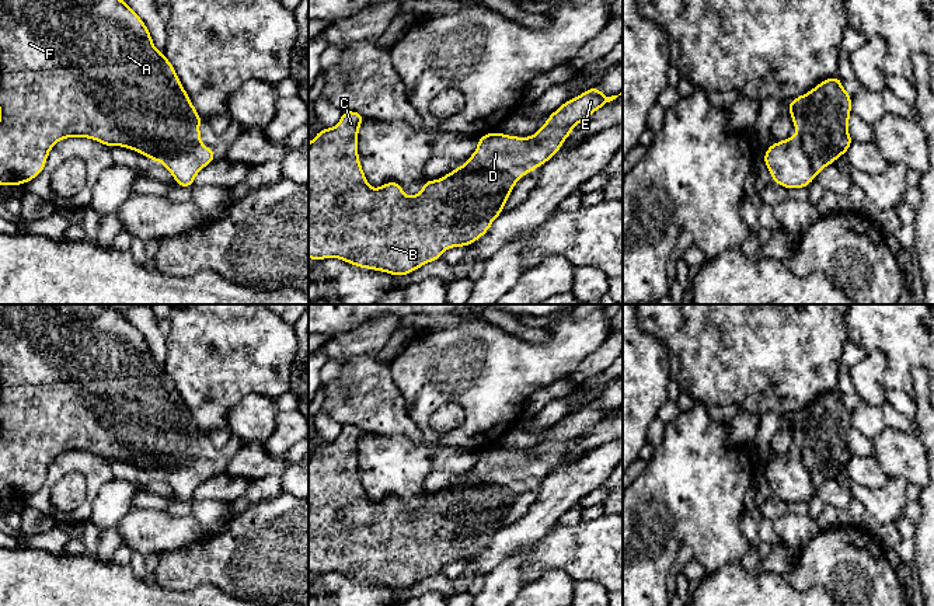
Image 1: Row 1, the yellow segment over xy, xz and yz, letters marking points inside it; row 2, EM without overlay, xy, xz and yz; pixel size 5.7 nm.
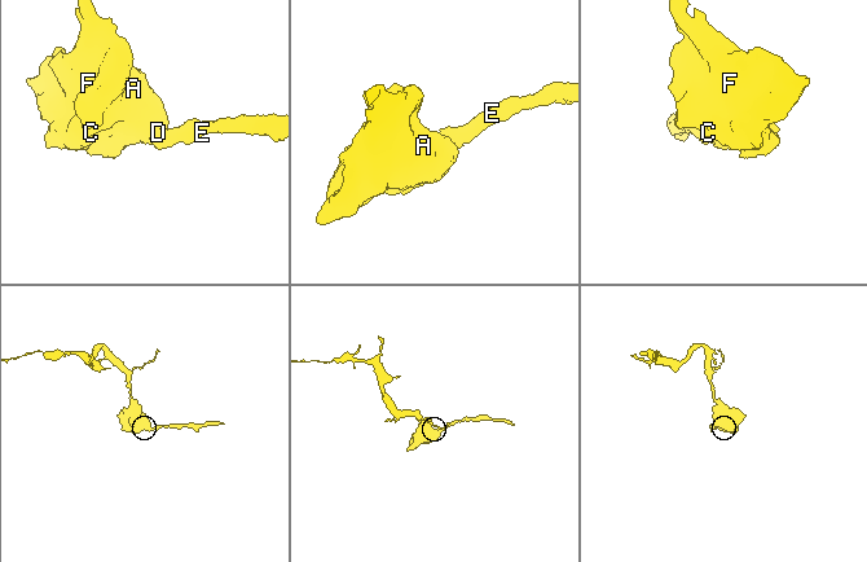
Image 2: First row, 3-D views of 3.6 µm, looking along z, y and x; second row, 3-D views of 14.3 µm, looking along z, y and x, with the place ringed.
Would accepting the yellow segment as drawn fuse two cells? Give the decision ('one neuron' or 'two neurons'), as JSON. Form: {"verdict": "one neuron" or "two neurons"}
{"verdict": "one neuron"}

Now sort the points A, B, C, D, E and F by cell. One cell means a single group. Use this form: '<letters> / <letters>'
A B C D E F

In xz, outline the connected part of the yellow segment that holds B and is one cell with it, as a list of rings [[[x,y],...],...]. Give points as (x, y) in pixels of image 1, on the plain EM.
[[[595,400],[579,411],[569,412],[550,428],[546,438],[532,452],[508,450],[498,445],[482,449],[478,452],[478,462],[464,480],[456,481],[438,495],[429,495],[425,491],[422,505],[411,512],[404,509],[404,502],[397,495],[386,495],[377,505],[369,499],[358,469],[358,445],[366,431],[356,425],[342,425],[337,440],[323,442],[309,457],[309,572],[341,572],[358,582],[402,591],[440,574],[445,564],[470,560],[491,543],[494,533],[503,527],[503,519],[517,494],[554,471],[575,439],[617,411],[606,411]]]

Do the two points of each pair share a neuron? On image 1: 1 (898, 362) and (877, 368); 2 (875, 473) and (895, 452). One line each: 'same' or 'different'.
1: different
2: different

